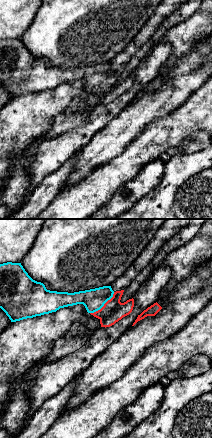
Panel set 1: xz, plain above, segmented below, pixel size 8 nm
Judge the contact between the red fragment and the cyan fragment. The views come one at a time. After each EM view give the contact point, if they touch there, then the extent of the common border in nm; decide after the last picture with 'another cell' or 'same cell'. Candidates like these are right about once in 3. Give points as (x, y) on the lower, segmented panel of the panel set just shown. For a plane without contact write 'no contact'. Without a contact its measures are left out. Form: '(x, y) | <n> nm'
(104, 305) | 260 nm

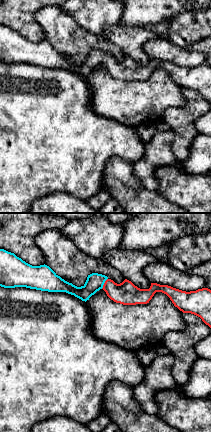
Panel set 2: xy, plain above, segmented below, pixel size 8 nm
(104, 283) | 100 nm

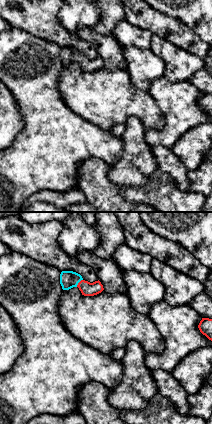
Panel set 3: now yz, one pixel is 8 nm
(78, 283) | 80 nm

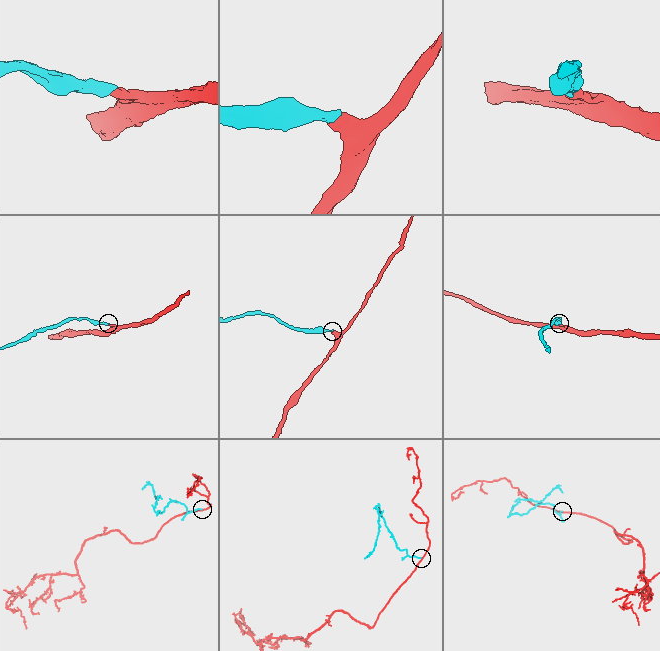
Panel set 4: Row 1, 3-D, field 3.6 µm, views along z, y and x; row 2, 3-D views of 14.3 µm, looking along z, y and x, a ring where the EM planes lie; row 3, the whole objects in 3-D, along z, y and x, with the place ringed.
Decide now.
same cell

